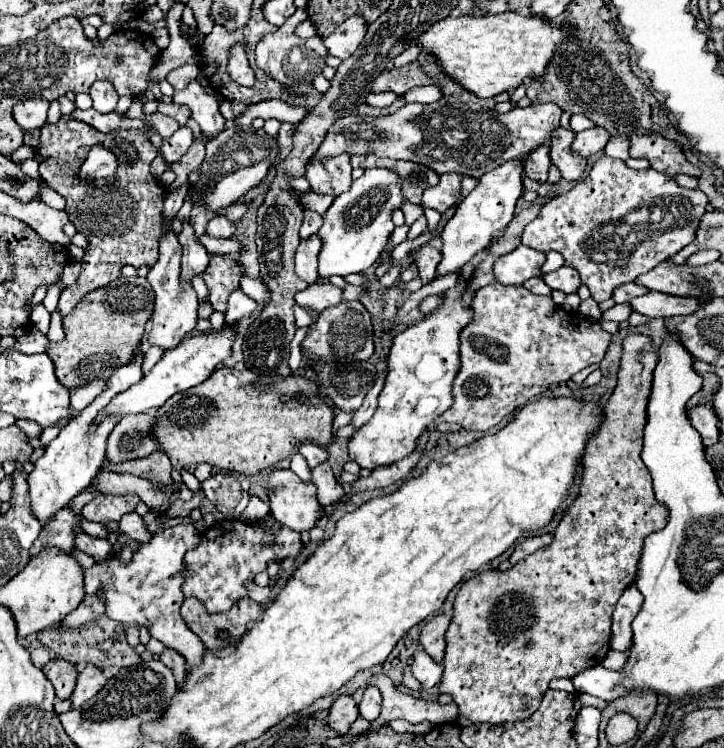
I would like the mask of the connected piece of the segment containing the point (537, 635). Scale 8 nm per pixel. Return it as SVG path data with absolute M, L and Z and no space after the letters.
M629 334L623 340L623 356L621 356L621 366L619 366L619 374L617 374L617 386L605 406L605 420L599 428L599 432L595 434L595 438L591 438L591 444L587 446L587 452L583 456L583 480L581 480L581 492L579 498L569 506L567 514L563 516L561 524L557 526L555 534L553 534L553 542L541 550L537 550L535 554L527 556L525 560L517 562L513 568L509 570L485 570L473 578L469 578L467 582L463 582L463 586L457 592L455 598L455 612L453 612L453 620L445 632L445 642L447 642L447 650L445 650L445 658L443 666L443 680L439 684L439 690L443 694L453 696L453 702L459 706L459 716L471 720L473 724L479 722L487 722L487 724L501 724L501 722L517 722L517 720L525 720L529 718L541 704L549 682L553 678L573 678L575 674L599 664L605 654L609 652L609 640L611 640L611 616L615 610L617 600L621 598L623 590L635 582L635 574L637 574L637 564L639 564L639 556L641 556L641 548L643 548L643 540L647 534L663 528L663 524L667 524L667 508L655 498L653 492L653 480L649 474L649 468L643 464L641 460L641 446L643 446L643 428L647 424L647 402L649 402L649 392L651 392L651 382L653 382L653 370L657 366L657 352L653 348L653 342L647 334Z

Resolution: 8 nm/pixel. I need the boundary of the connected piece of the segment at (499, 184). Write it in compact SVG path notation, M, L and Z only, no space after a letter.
M503 164L495 172L487 172L487 176L479 178L479 186L463 198L463 202L457 206L455 216L445 224L441 232L443 248L441 248L441 262L437 266L437 278L443 278L451 272L461 270L475 254L489 248L489 244L507 228L507 224L513 218L515 204L523 194L523 164Z

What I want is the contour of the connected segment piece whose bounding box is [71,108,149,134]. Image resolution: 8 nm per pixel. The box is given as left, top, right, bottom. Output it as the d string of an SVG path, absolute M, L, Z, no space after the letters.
M95 108L91 110L75 110L71 114L71 118L75 120L85 120L87 124L91 124L93 128L97 128L99 132L103 134L111 134L115 130L129 130L129 128L139 128L143 132L147 132L149 128L145 126L143 120L131 120L127 116L121 116L119 112L111 112L111 114L101 114L101 112L95 112Z

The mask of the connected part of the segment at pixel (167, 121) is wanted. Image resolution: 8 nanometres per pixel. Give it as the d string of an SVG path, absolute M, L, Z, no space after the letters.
M159 112L145 114L145 120L147 120L147 122L161 134L163 140L167 140L167 138L179 128L179 124L175 124L175 120L171 120L171 118L167 118L167 116L159 114Z

